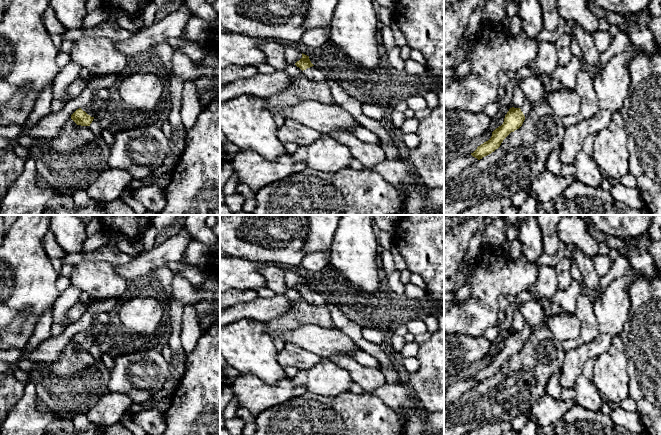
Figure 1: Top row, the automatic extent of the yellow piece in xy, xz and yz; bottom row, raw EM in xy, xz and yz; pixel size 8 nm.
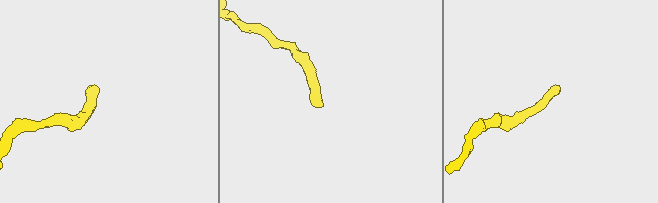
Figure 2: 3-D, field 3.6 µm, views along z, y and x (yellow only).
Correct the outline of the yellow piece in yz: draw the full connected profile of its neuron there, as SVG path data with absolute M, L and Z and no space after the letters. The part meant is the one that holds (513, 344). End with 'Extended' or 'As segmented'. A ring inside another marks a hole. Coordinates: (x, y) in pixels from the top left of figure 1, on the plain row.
M543 299L539 302L542 307L544 308L544 312L545 312L545 318L544 318L544 322L541 326L539 327L532 327L531 325L529 325L528 323L525 324L523 330L521 332L510 332L509 335L507 336L507 338L505 339L504 342L504 346L501 350L499 350L498 352L496 352L493 356L492 356L492 360L491 362L484 366L483 368L481 368L480 370L477 371L477 373L471 377L471 379L475 382L477 382L478 384L482 383L483 381L491 378L492 376L494 376L496 373L498 373L501 369L501 367L503 366L503 364L511 357L514 356L515 354L519 353L524 344L525 341L530 337L531 333L533 331L535 331L538 328L541 328L543 326L546 326L547 324L547 320L549 318L551 318L554 315L562 315L565 313L568 313L566 310L564 310L563 308L559 307L558 305L552 303L550 301L550 299Z. Extended

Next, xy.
M94 319L89 329L77 333L72 339L71 343L81 350L90 350L97 336L99 335L96 330L99 327L98 322Z. Extended

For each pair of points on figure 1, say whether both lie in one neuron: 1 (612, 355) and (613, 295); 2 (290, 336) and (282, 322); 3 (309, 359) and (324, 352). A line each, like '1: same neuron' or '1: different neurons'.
1: different neurons
2: different neurons
3: different neurons

